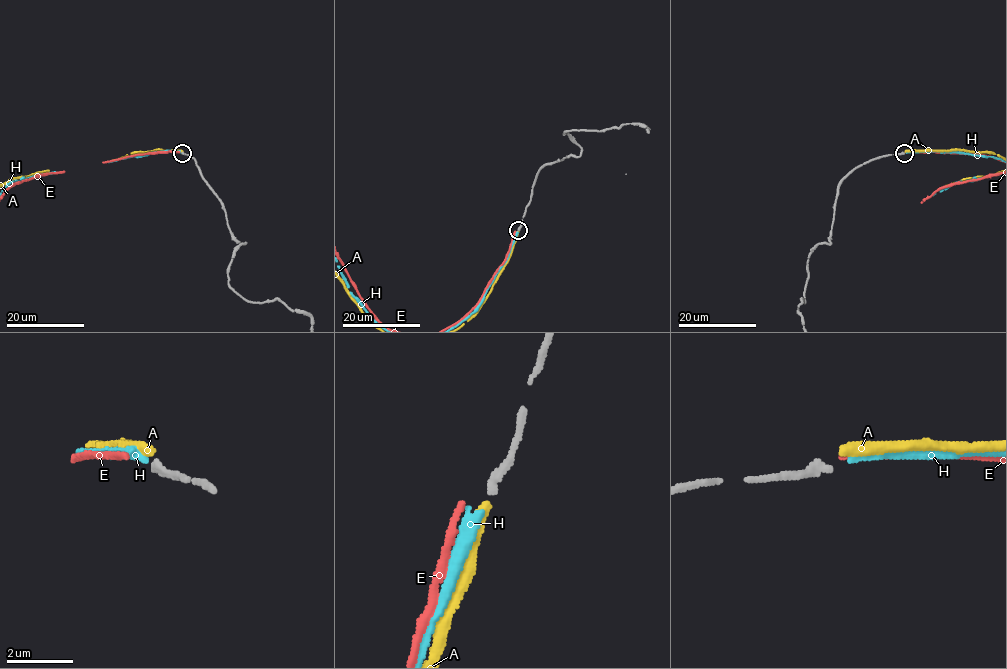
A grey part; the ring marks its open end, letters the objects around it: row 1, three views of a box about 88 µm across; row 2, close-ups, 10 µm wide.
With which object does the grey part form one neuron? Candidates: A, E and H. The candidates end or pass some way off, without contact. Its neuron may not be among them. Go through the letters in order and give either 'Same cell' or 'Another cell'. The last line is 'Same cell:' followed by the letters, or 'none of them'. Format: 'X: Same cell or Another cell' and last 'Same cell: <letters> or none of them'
A: Another cell
E: Another cell
H: Same cell
Same cell: H

